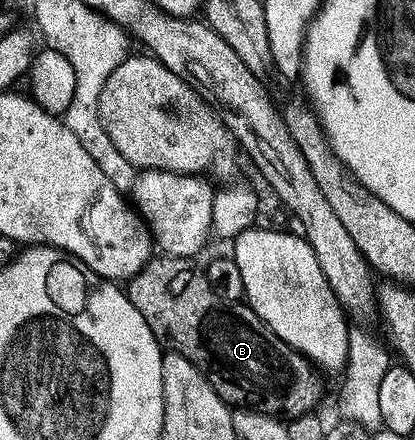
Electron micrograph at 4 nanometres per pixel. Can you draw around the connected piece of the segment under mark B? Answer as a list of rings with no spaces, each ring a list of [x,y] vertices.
[[[160,254],[158,257],[152,257],[132,279],[126,280],[125,290],[127,300],[137,309],[137,313],[141,313],[141,317],[145,317],[145,321],[149,325],[149,329],[159,340],[164,348],[181,353],[181,357],[185,357],[193,364],[199,372],[205,377],[205,381],[209,381],[209,385],[213,385],[213,389],[222,397],[225,402],[235,409],[246,409],[249,411],[260,411],[266,415],[276,416],[284,421],[290,421],[301,417],[302,415],[312,414],[316,410],[315,406],[319,403],[319,398],[323,395],[323,383],[320,372],[313,366],[311,360],[304,357],[299,351],[294,351],[292,347],[285,341],[281,341],[281,337],[277,337],[277,333],[273,333],[273,329],[269,329],[269,325],[265,325],[265,321],[261,321],[261,317],[255,310],[247,306],[246,302],[227,303],[221,297],[217,297],[217,293],[213,293],[211,282],[207,279],[206,270],[202,266],[195,264],[194,258],[182,259],[181,257],[173,257],[172,255]]]

